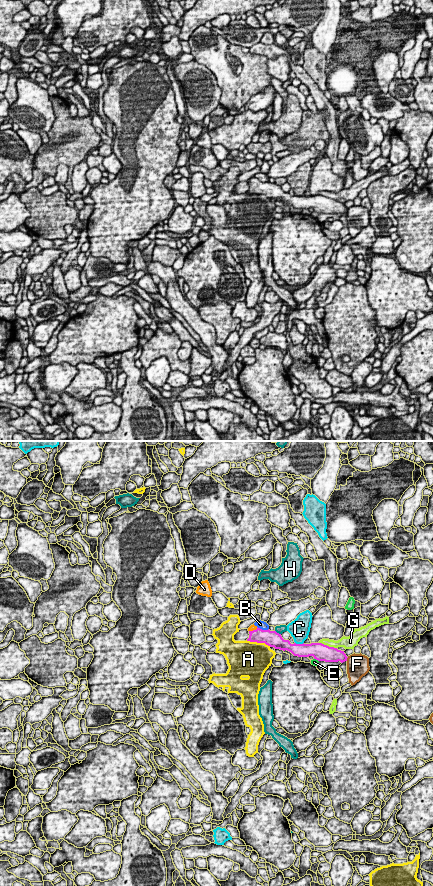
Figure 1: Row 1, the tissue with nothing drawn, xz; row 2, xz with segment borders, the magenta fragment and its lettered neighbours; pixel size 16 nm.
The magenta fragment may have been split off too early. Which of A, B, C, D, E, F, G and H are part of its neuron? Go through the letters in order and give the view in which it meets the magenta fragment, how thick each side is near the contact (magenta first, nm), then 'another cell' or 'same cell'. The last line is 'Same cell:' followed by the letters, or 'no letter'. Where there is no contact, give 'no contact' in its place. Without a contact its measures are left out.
A: meets magenta in xz; 260 nm thick on the magenta side, 480 nm on the other; another cell
B: meets magenta in xz; 260 nm thick on the magenta side, 130 nm on the other; another cell
C: meets magenta in xz; 220 nm thick on the magenta side, 320 nm on the other; another cell
D: meets magenta in xz; 220 nm thick on the magenta side, 90 nm on the other; same cell
E: meets magenta in xz; 280 nm thick on the magenta side, 100 nm on the other; another cell
F: meets magenta in xz; 240 nm thick on the magenta side, 360 nm on the other; another cell
G: meets magenta in xz; 280 nm thick on the magenta side, 160 nm on the other; another cell
H: meets magenta in xz; 260 nm thick on the magenta side, 130 nm on the other; another cell
Same cell: D

